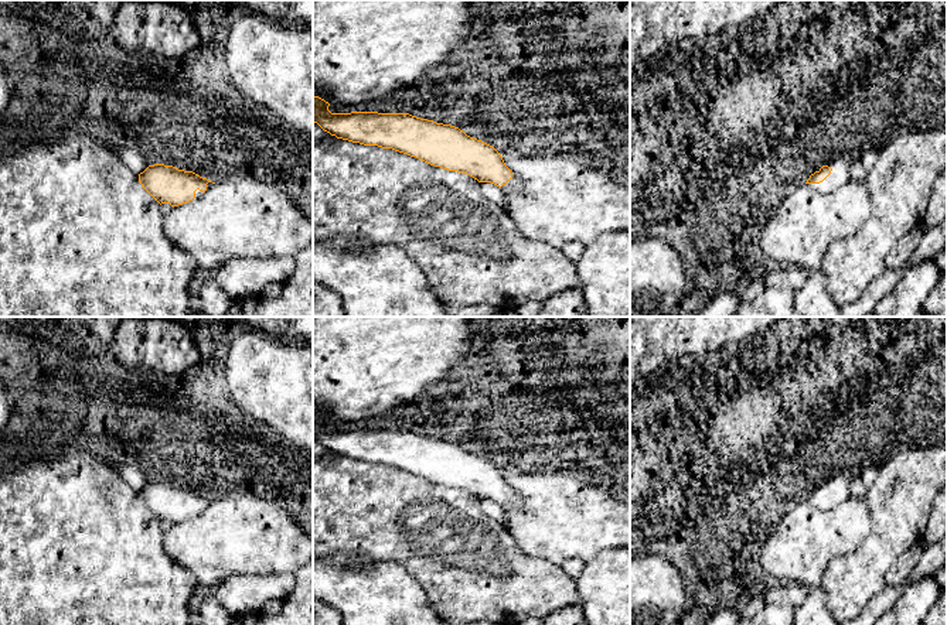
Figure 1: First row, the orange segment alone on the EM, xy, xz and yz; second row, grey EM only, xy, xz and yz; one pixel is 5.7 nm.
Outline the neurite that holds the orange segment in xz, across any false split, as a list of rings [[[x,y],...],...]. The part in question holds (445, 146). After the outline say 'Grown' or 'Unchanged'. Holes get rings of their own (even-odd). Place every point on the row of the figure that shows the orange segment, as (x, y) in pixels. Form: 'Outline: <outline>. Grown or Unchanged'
Outline: [[[313,96],[313,122],[337,139],[392,148],[430,165],[464,173],[478,182],[491,182],[503,192],[518,188],[518,178],[501,154],[459,127],[409,113],[331,113],[328,106],[324,99]]]. Grown

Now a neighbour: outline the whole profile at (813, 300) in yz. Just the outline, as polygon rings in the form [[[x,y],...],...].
[[[810,270],[805,286],[794,291],[794,308],[801,317],[841,317],[838,305],[827,293],[820,270]]]

